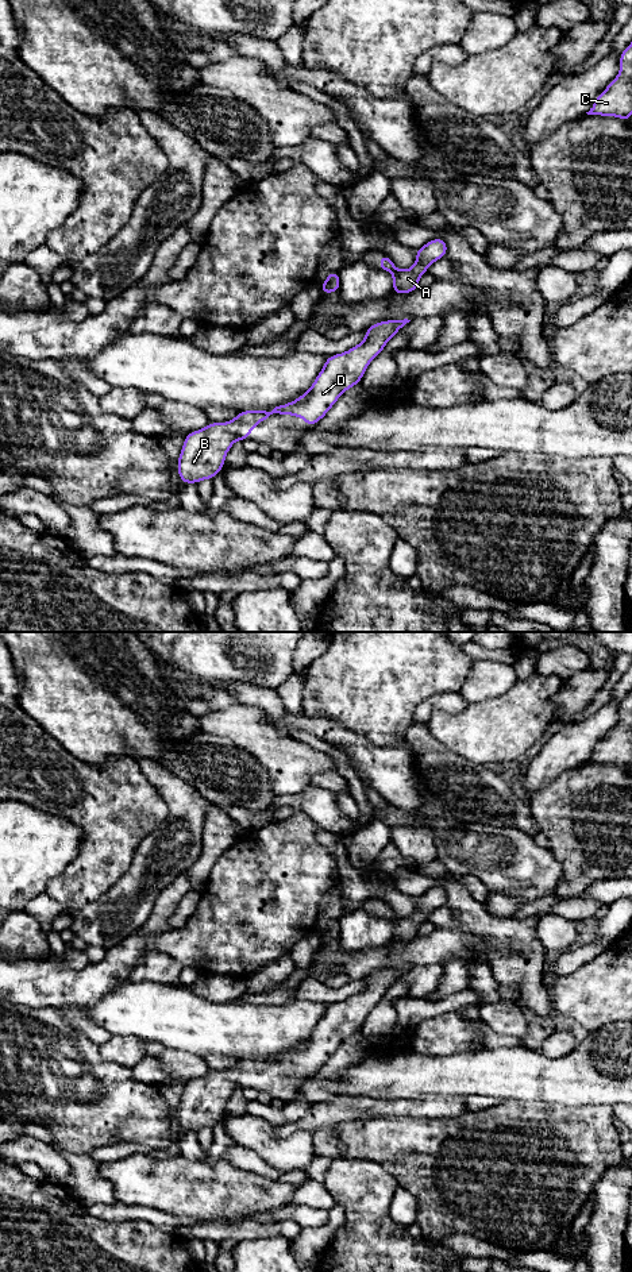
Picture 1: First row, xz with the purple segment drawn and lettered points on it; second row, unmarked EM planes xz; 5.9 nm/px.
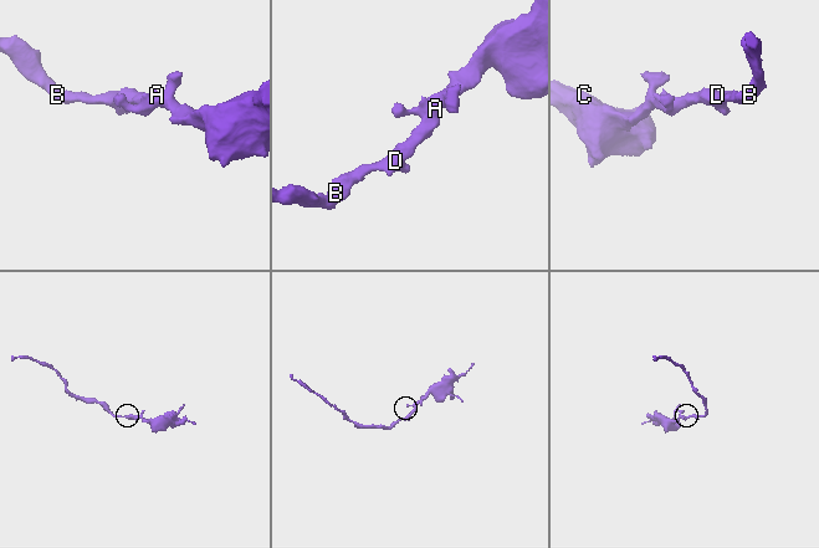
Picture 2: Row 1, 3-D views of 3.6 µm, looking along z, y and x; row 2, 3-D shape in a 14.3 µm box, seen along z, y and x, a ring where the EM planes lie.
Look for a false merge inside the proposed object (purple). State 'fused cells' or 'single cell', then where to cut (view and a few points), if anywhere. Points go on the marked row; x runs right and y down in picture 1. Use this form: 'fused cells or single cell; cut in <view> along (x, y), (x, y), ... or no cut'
single cell; no cut

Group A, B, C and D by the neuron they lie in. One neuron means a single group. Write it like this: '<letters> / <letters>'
A B C D

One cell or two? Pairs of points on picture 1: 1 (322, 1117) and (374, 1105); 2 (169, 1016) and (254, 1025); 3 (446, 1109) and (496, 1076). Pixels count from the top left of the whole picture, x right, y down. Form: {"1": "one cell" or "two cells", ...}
{"1": "one cell", "2": "one cell", "3": "two cells"}

